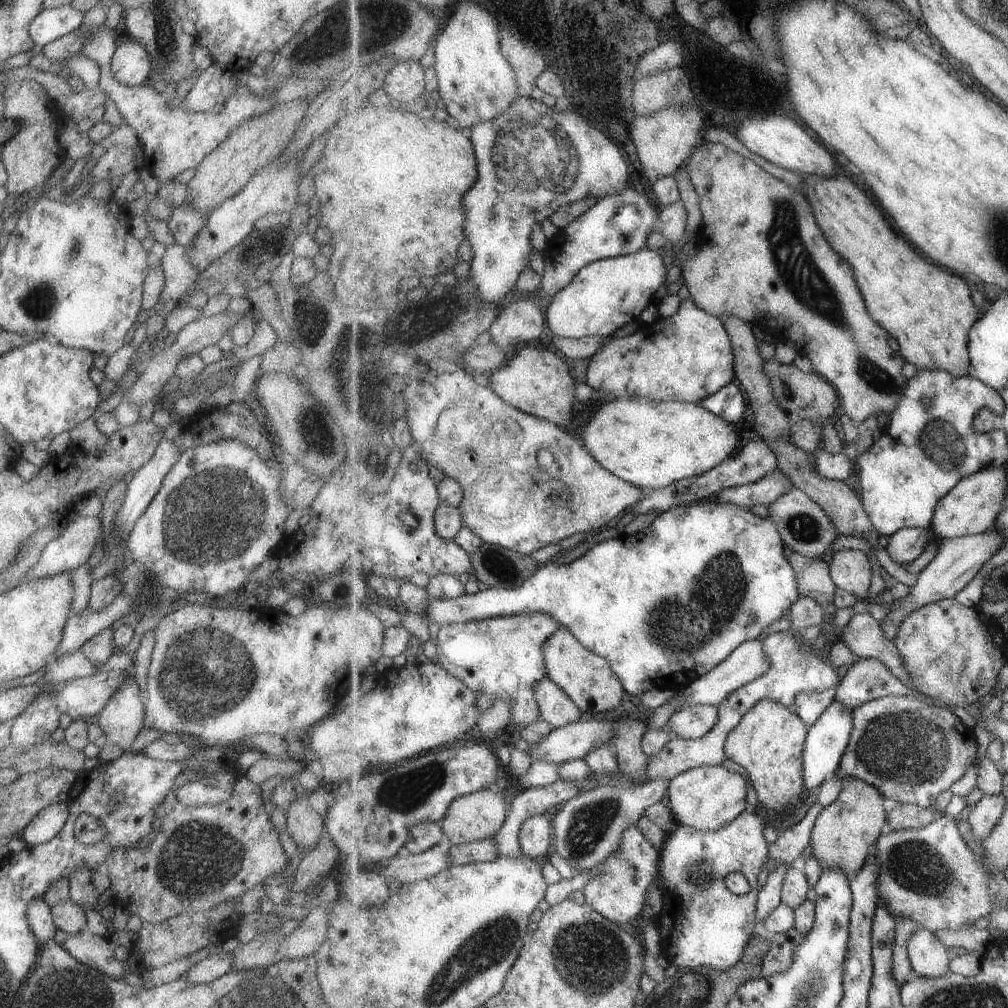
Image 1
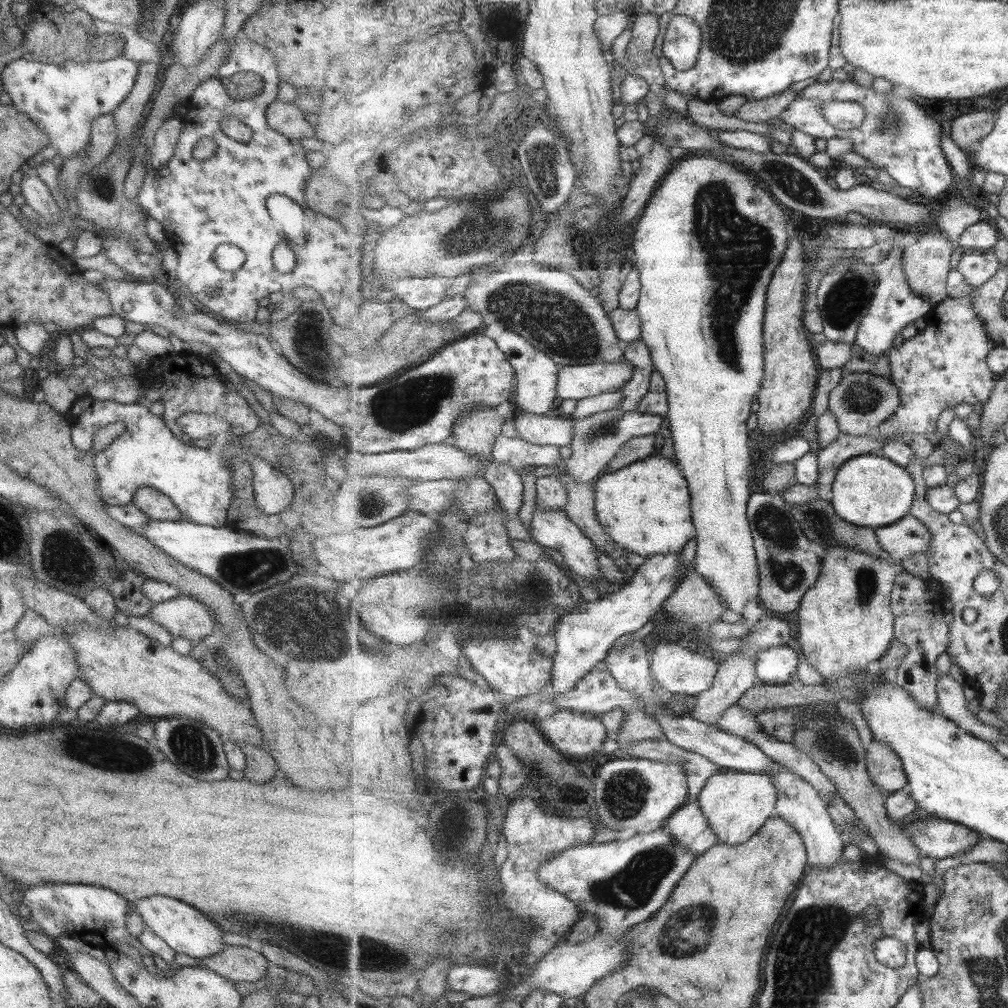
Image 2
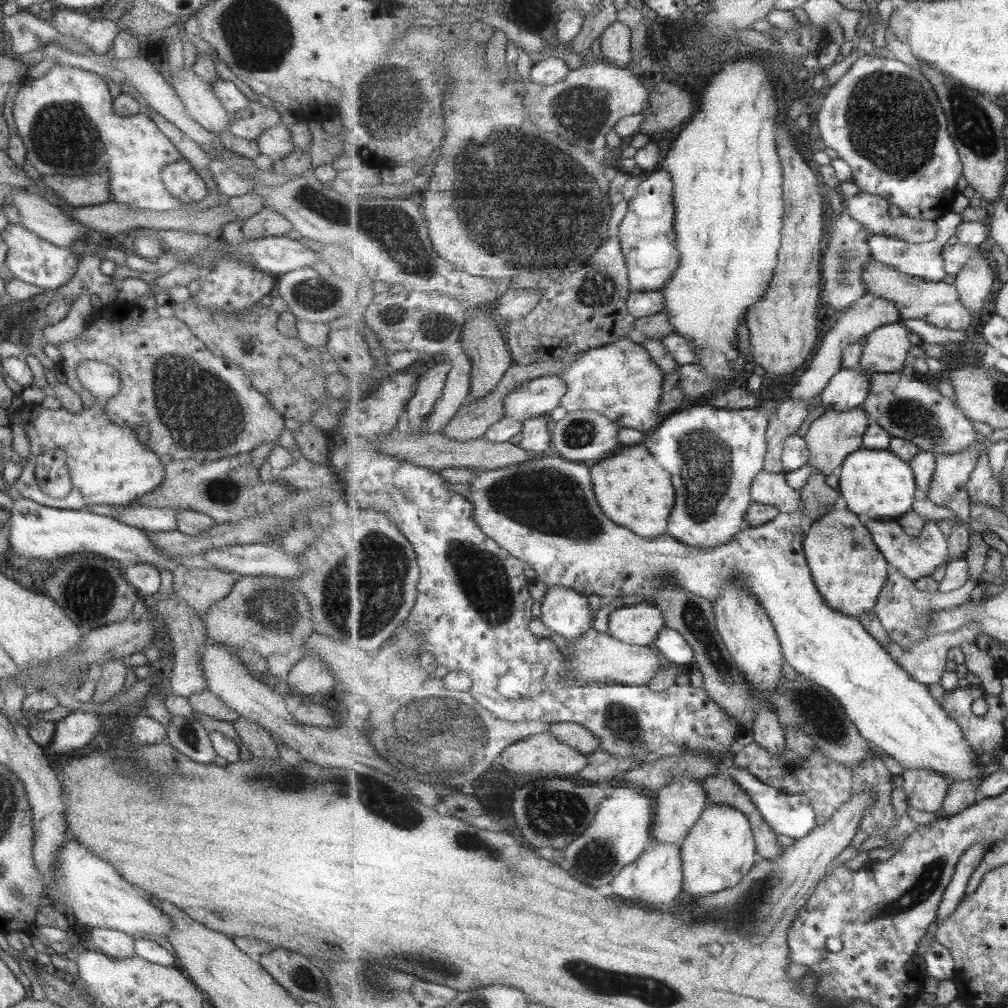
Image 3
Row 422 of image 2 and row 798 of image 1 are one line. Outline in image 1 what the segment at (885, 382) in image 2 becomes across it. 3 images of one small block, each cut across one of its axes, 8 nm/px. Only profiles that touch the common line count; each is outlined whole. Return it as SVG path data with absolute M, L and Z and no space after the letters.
M855 777L842 778L841 784L837 800L825 807L817 817L810 846L823 871L836 867L846 874L851 874L862 869L868 856L873 852L873 846L883 834L881 828L886 821L883 808L885 798L876 786Z

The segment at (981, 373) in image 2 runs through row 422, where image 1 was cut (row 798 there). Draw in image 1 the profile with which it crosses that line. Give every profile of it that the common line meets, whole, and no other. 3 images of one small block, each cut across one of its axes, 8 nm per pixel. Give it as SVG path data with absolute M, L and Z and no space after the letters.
M889 695L862 704L853 710L854 729L849 747L843 756L839 778L855 777L876 786L884 798L899 804L933 807L937 796L957 782L977 752L977 738L973 729L967 728L957 714L943 707L931 706L910 696Z

